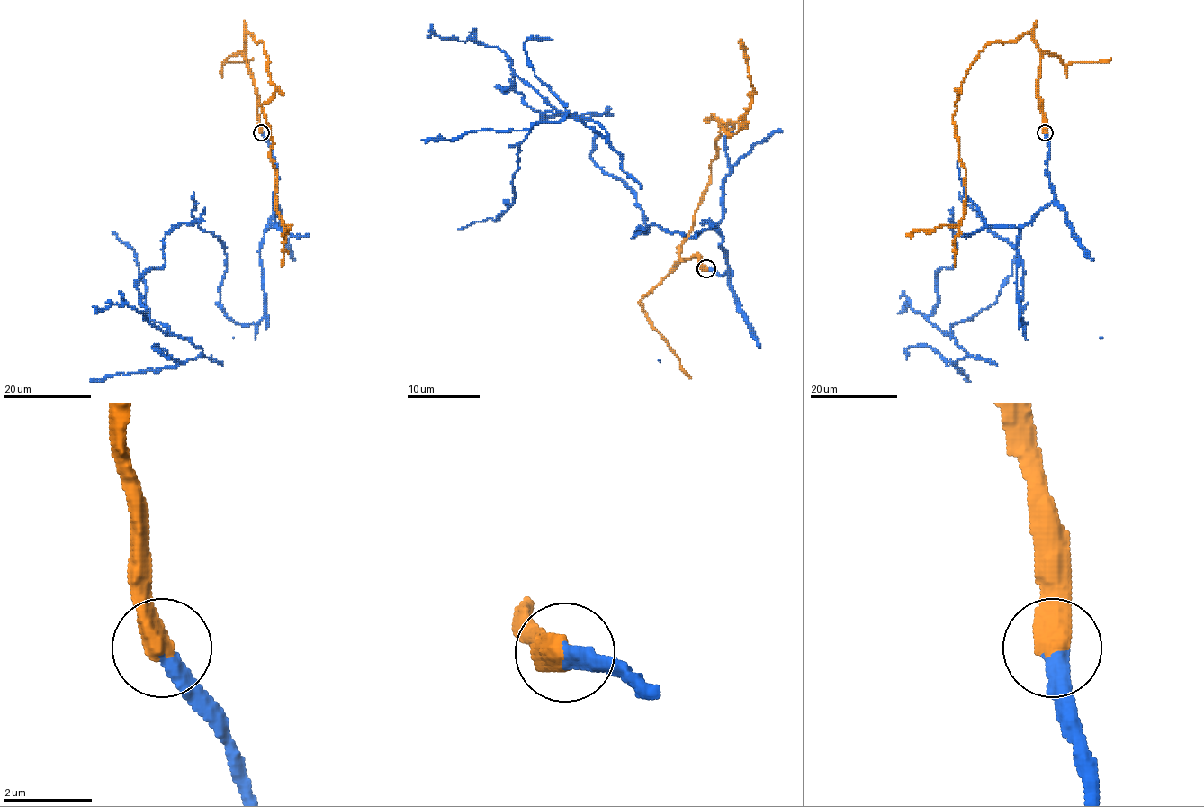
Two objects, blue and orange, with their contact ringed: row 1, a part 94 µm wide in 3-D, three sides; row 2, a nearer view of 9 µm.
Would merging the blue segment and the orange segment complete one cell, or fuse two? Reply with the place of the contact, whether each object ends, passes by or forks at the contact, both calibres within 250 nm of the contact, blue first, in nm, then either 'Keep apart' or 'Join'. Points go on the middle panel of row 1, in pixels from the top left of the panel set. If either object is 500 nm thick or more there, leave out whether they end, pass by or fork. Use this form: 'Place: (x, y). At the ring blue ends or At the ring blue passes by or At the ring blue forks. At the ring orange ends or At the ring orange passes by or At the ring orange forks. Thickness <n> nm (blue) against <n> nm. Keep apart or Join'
Place: (705, 268). Thickness 380 nm (blue) against 600 nm. Join

